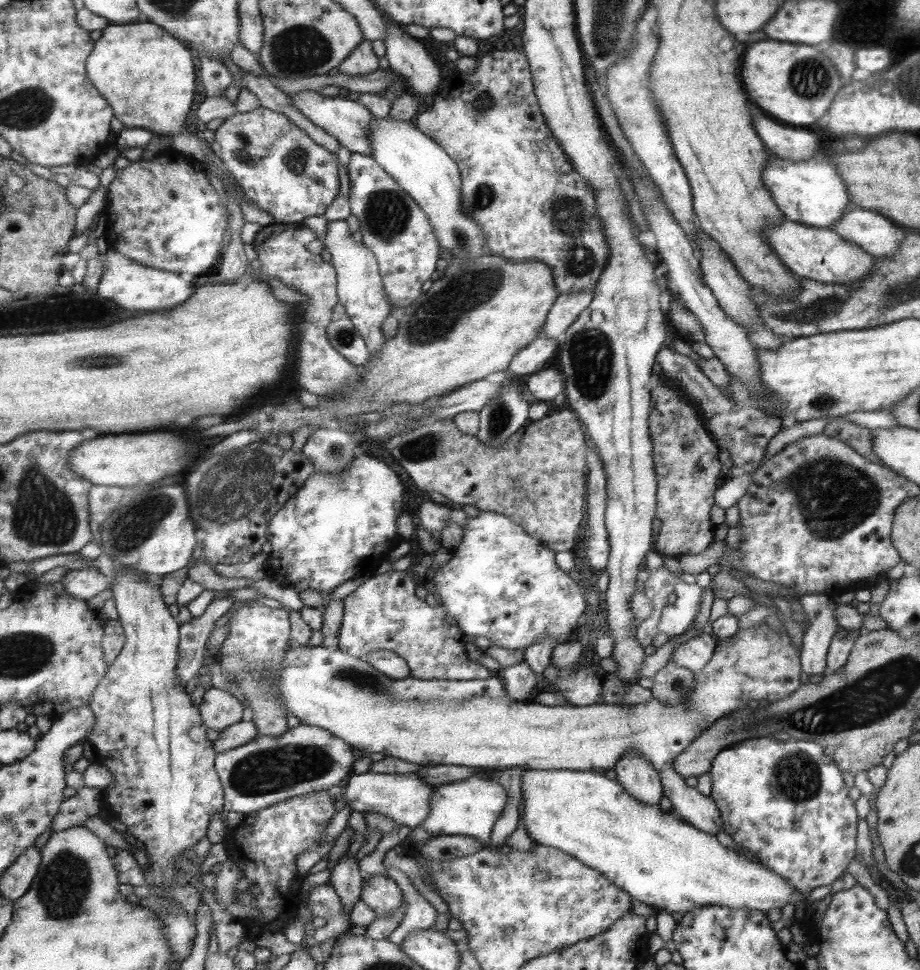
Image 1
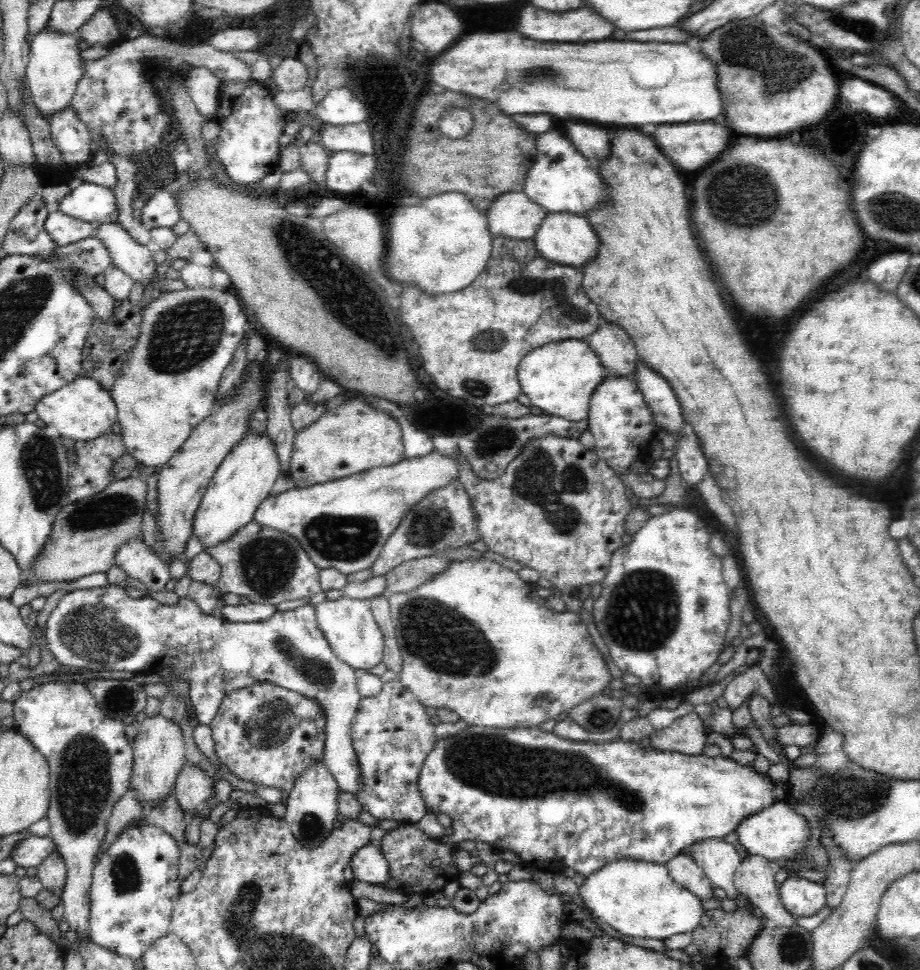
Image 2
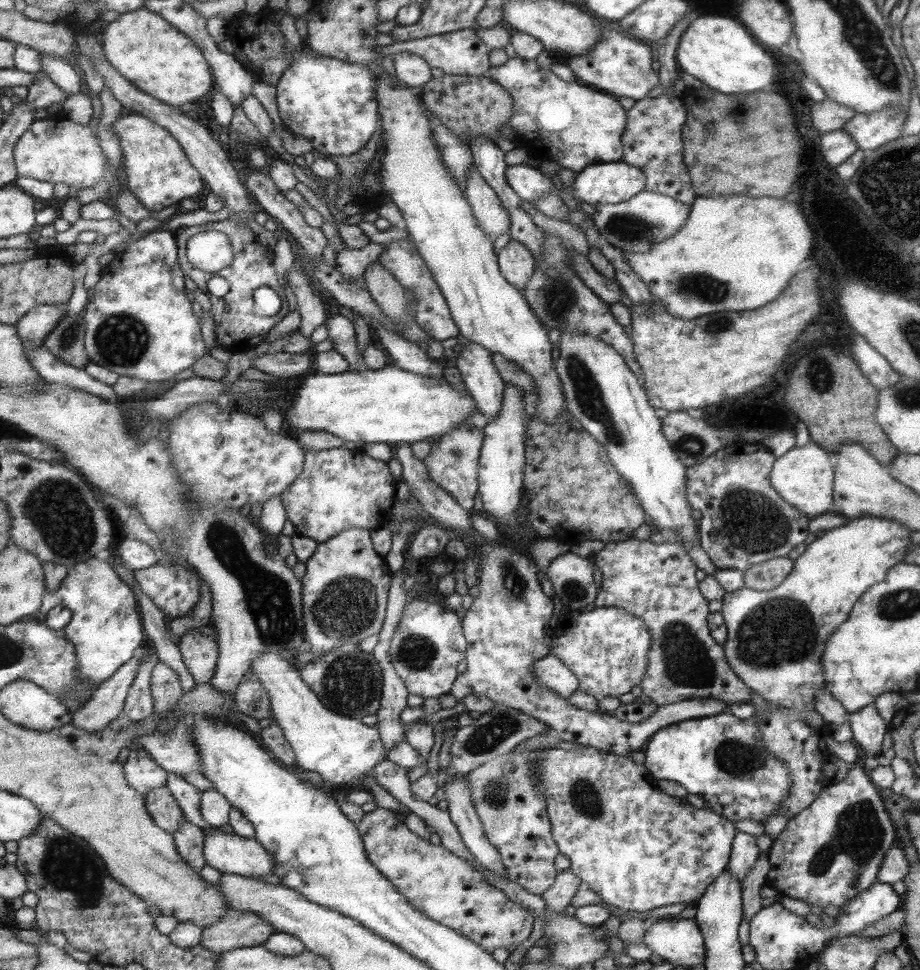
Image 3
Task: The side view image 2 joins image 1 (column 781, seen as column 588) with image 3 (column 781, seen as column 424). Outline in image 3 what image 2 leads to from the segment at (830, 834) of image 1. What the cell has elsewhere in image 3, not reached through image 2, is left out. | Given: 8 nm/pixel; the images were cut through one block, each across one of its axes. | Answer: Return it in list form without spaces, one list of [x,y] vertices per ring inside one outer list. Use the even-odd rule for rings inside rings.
[[[731,712],[671,724],[653,734],[647,745],[644,749],[645,766],[655,781],[678,783],[688,793],[702,798],[710,810],[734,824],[742,820],[760,823],[773,816],[792,789],[790,770],[782,764],[782,760],[763,748],[759,727],[754,722],[732,715]]]

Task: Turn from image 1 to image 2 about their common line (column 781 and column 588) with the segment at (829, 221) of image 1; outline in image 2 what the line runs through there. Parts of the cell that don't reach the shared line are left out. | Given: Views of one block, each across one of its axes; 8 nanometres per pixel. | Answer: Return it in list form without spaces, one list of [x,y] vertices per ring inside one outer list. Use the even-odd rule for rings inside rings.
[[[558,132],[540,134],[535,149],[536,158],[525,174],[523,184],[523,191],[532,202],[545,208],[548,213],[564,211],[585,216],[589,208],[596,207],[605,198],[605,184],[601,180],[598,162],[590,162]]]

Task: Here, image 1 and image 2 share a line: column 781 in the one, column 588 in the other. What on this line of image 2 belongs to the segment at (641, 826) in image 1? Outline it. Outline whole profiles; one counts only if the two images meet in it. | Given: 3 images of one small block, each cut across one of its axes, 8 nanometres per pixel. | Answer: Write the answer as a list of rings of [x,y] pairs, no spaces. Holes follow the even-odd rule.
[[[615,859],[605,863],[584,880],[578,894],[596,919],[600,918],[626,938],[665,940],[675,934],[691,933],[704,914],[701,900],[670,876],[665,864],[643,859]]]

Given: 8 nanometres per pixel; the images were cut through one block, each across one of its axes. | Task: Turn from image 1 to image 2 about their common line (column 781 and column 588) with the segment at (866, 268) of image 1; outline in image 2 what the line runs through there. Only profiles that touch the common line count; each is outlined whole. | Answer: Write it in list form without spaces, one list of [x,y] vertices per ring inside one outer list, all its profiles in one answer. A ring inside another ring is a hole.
[[[564,211],[547,212],[541,219],[540,226],[537,227],[532,240],[541,258],[579,269],[584,266],[584,263],[594,258],[598,247],[596,233],[587,221],[587,217]]]

